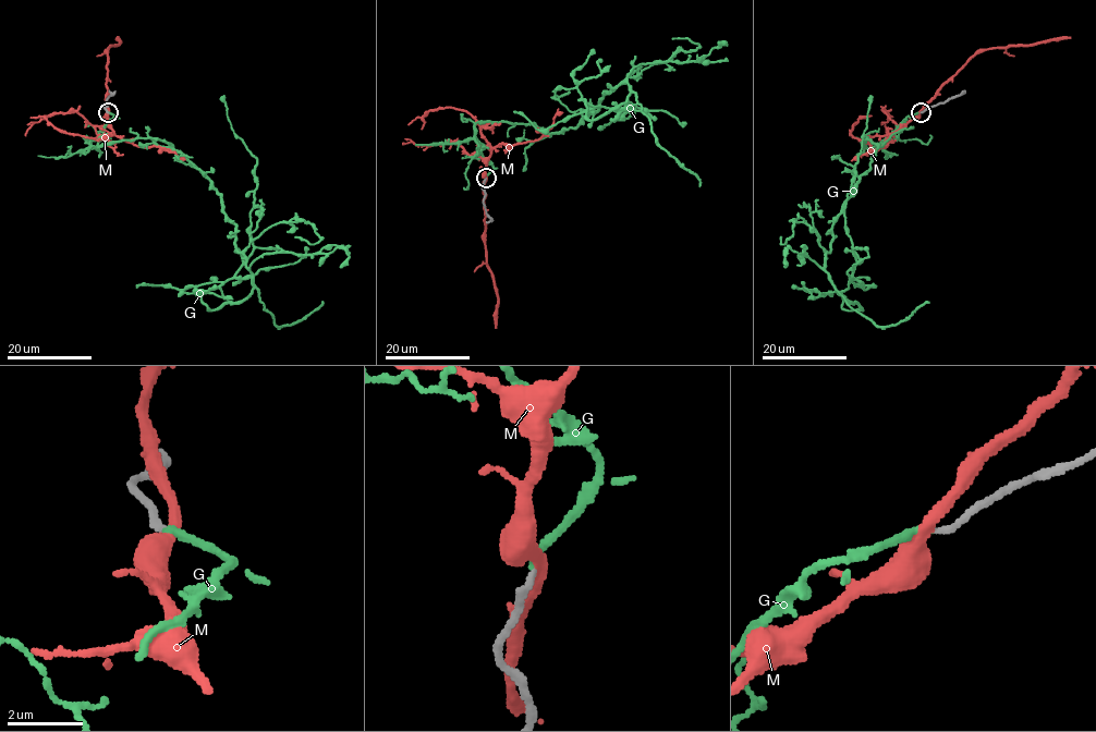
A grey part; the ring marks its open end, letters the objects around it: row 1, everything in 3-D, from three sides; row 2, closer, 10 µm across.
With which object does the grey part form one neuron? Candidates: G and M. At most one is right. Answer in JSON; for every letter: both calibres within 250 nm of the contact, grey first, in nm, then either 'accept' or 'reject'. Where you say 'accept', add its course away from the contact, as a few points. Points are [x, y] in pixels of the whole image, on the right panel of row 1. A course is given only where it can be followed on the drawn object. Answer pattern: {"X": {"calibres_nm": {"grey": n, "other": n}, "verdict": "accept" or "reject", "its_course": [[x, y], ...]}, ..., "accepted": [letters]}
{"G": {"calibres_nm": {"grey": 170, "other": 160}, "verdict": "accept", "its_course": [[920, 112], [864, 139], [876, 155], [831, 226], [825, 270], [862, 309], [845, 310], [872, 96]]}, "M": {"calibres_nm": {"grey": 180, "other": 360}, "verdict": "reject"}, "accepted": ["G"]}

